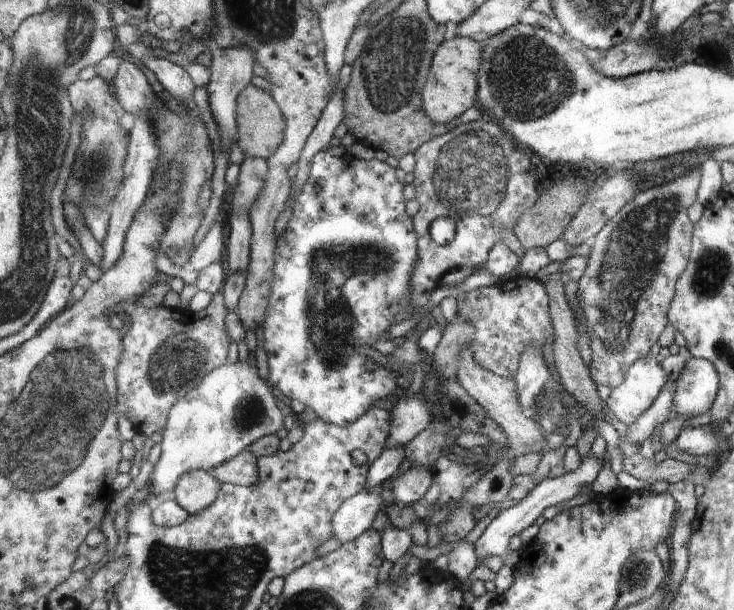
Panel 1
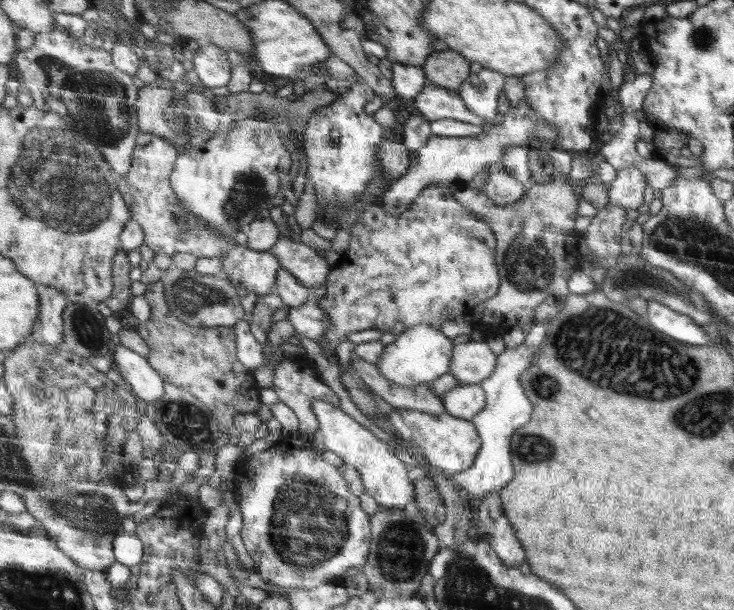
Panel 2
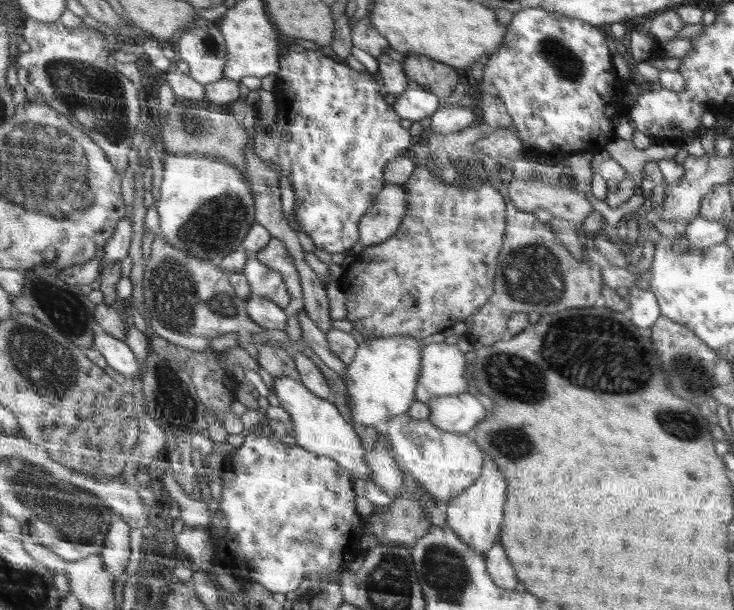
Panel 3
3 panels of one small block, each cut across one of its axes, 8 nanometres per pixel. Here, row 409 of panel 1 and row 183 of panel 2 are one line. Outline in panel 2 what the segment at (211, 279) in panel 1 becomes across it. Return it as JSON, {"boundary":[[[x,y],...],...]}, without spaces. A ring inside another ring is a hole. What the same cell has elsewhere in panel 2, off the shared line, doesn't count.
{"boundary":[[[156,136],[147,146],[137,146],[133,165],[126,177],[120,176],[118,186],[130,205],[133,220],[136,220],[146,233],[147,245],[158,254],[174,256],[178,252],[189,252],[196,257],[222,258],[224,271],[237,287],[242,286],[256,295],[272,291],[277,280],[279,260],[268,251],[255,251],[240,245],[234,237],[228,237],[219,230],[213,230],[208,222],[199,218],[176,193],[172,182],[175,167],[184,150],[170,140]]]}

